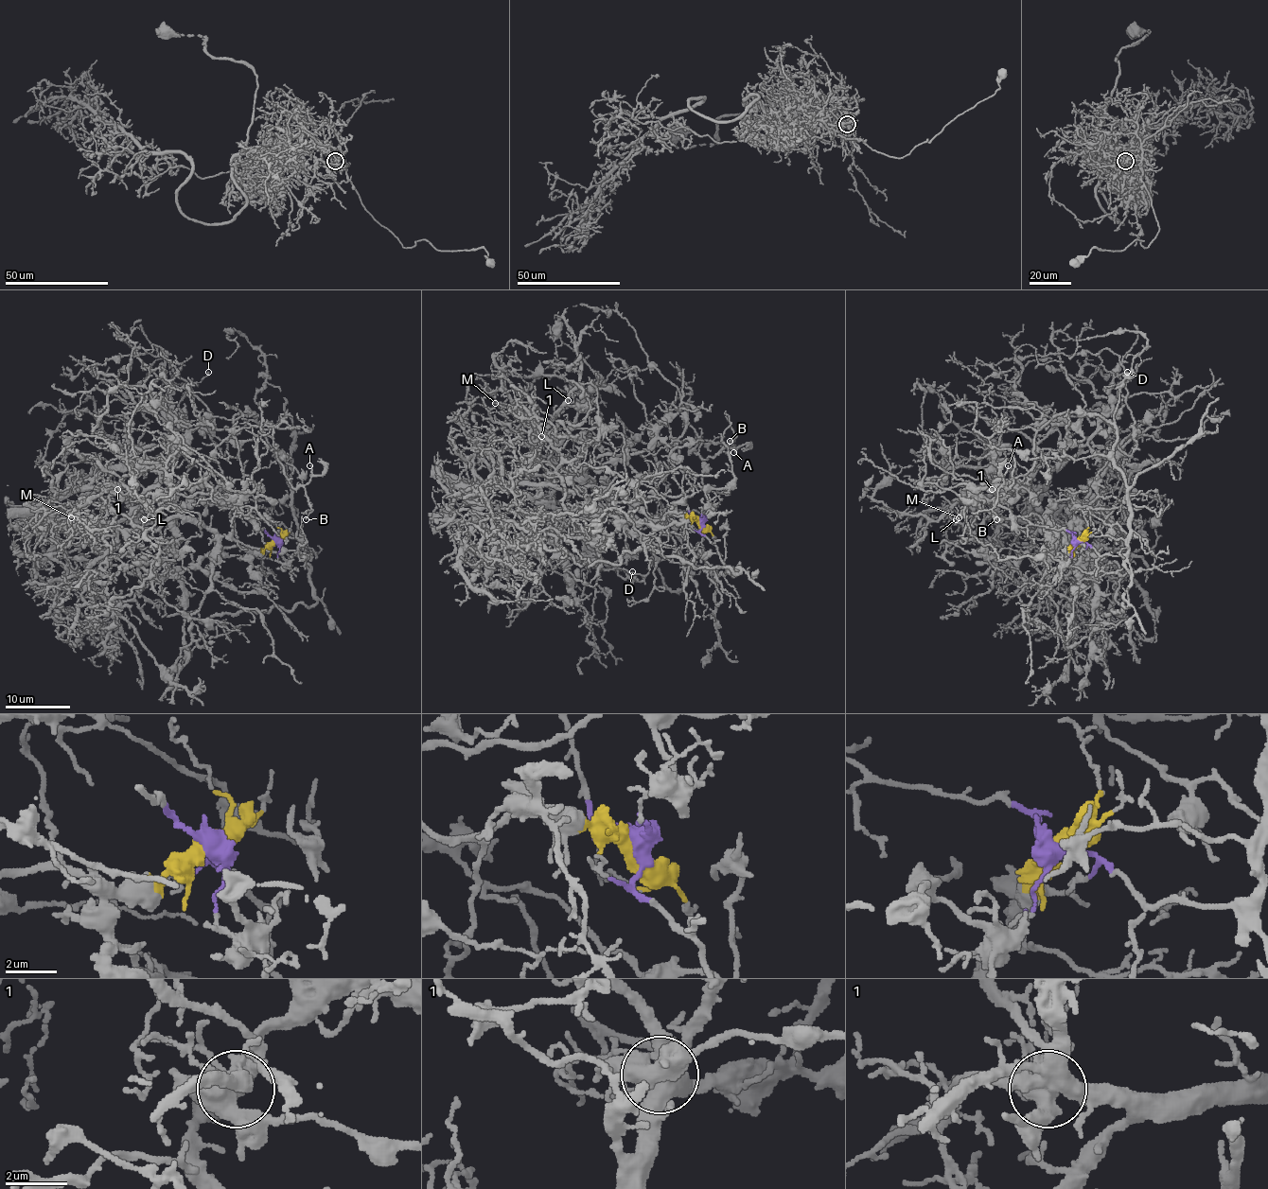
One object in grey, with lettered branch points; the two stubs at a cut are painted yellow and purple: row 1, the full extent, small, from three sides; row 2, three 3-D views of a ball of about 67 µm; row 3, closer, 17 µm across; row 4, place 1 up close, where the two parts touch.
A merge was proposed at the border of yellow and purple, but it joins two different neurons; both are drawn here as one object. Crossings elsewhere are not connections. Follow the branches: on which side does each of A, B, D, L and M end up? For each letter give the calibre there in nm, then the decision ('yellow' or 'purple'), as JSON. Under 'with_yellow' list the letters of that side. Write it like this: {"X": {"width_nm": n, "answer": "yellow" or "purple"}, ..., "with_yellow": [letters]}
{"A": {"width_nm": 120, "answer": "purple"}, "B": {"width_nm": 120, "answer": "purple"}, "D": {"width_nm": 130, "answer": "purple"}, "L": {"width_nm": 110, "answer": "yellow"}, "M": {"width_nm": 110, "answer": "yellow"}, "with_yellow": ["L", "M"]}

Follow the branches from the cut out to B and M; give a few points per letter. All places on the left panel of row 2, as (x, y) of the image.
B: (275, 540), (289, 555), (303, 550), (291, 485), (277, 452), (290, 484), (307, 492), (312, 510), (307, 519)
M: (275, 540), (245, 550), (179, 517), (133, 529), (37, 512), (112, 487), (103, 516), (71, 517)

